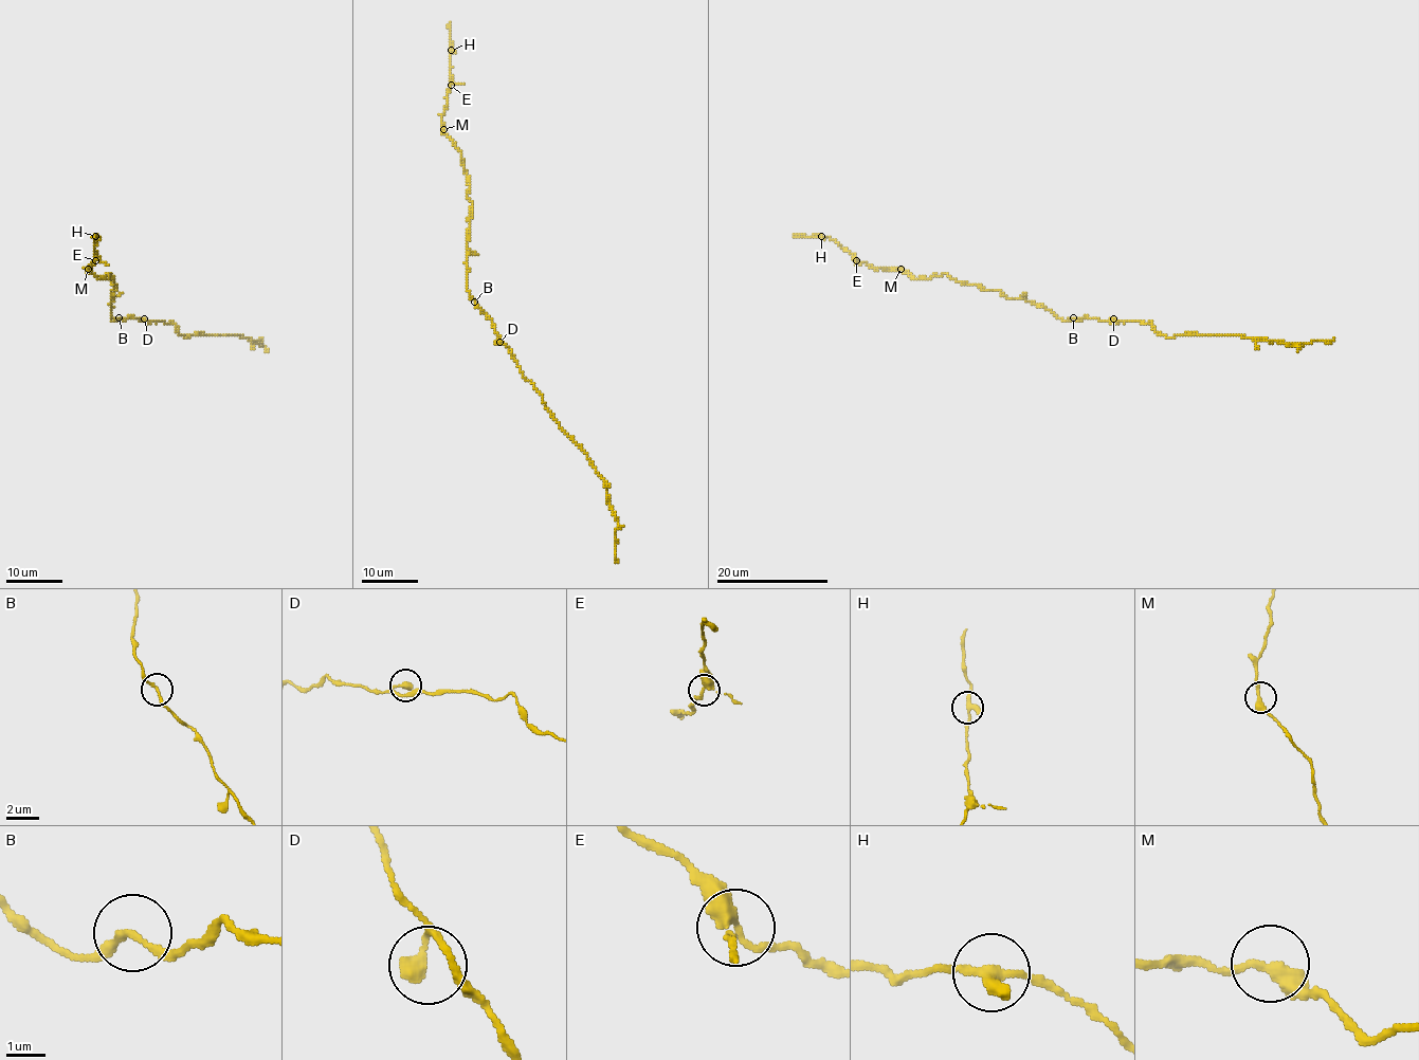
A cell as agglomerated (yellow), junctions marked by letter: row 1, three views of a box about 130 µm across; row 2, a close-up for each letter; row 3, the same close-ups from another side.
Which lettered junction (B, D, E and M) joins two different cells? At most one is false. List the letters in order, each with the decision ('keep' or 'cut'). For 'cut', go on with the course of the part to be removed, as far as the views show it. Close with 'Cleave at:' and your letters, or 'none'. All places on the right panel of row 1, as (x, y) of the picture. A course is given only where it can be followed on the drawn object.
B: keep
D: keep
E: keep
M: keep
Cleave at: none

